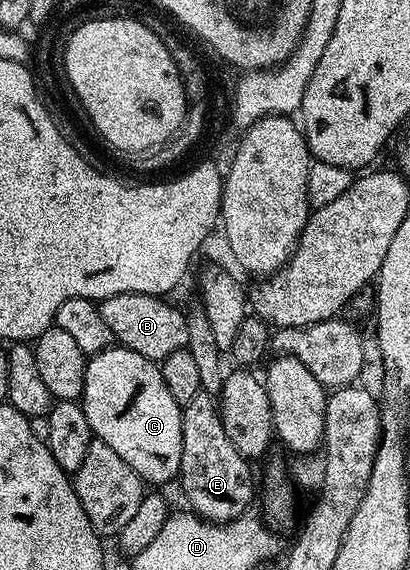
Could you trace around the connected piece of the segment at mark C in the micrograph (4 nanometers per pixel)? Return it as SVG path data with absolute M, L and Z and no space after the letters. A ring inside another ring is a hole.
M109 346L104 352L93 355L86 364L86 379L82 389L81 404L88 416L91 435L97 441L113 448L128 468L135 470L143 483L170 482L179 477L182 459L182 407L172 400L168 384L164 384L162 367L159 363L132 352L126 346Z

